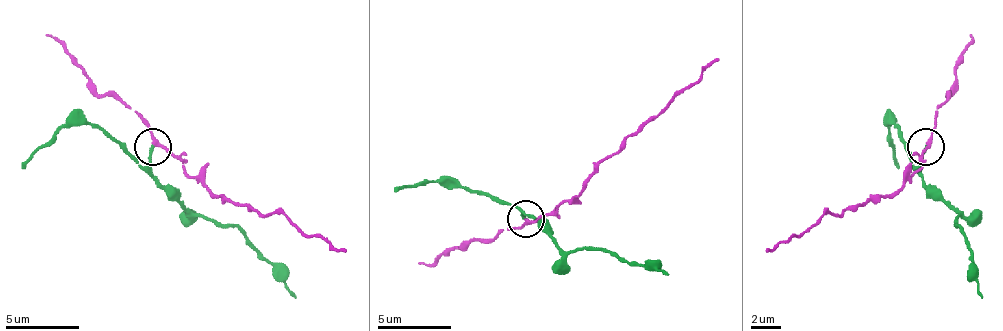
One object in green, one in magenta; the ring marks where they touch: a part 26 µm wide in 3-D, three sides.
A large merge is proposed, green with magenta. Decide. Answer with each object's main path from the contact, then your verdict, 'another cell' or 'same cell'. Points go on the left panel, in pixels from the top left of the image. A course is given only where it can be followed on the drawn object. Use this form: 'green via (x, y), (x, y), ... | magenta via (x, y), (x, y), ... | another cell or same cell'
green via (152, 145), (152, 175), (193, 216), (230, 223), (297, 297) | magenta via (152, 145), (163, 145), (211, 190), (260, 216), (282, 212), (345, 253) | another cell

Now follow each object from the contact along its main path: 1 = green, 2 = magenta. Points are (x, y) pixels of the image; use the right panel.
1: (927, 145), (919, 175), (960, 216), (957, 223), (982, 297)
2: (927, 145), (923, 164), (897, 190), (875, 193), (842, 216), (827, 212), (767, 253)

